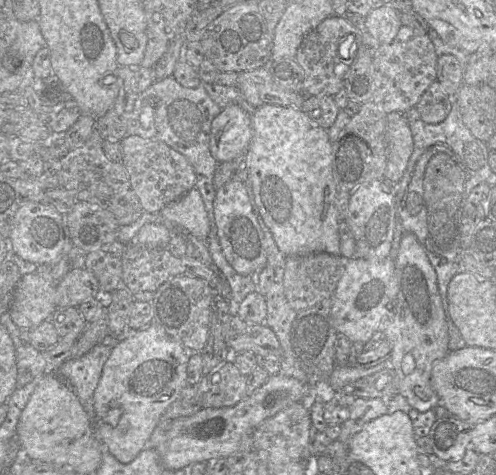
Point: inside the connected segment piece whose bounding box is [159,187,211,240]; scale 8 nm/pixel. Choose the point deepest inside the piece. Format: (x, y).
(189, 211)

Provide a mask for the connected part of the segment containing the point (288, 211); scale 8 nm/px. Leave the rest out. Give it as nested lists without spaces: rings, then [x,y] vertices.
[[[265,104],[251,115],[252,139],[247,150],[248,178],[255,202],[279,250],[286,256],[311,253],[341,255],[336,206],[338,188],[332,173],[332,142],[327,130],[301,108]]]

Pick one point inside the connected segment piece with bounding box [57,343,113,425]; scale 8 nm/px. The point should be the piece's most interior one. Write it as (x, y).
(83, 374)

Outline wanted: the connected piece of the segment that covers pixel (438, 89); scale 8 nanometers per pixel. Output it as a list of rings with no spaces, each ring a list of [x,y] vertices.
[[[435,80],[415,106],[420,119],[428,124],[438,124],[444,121],[451,110],[451,98]]]

